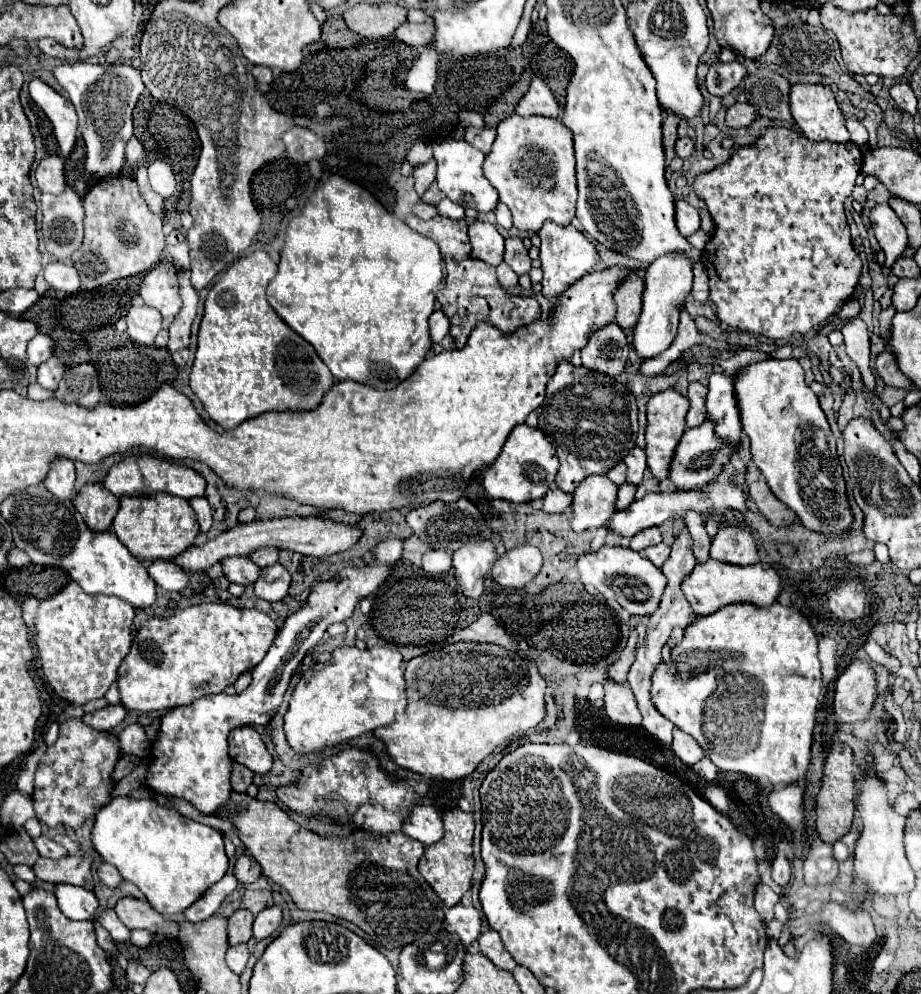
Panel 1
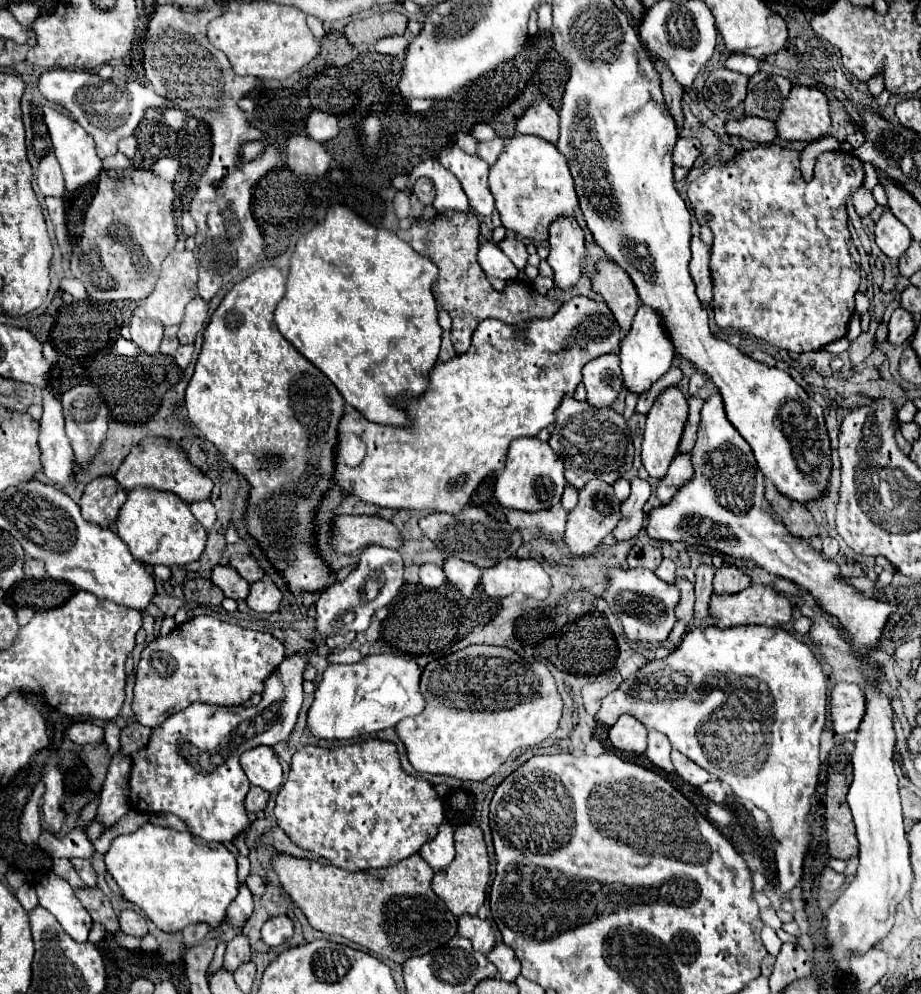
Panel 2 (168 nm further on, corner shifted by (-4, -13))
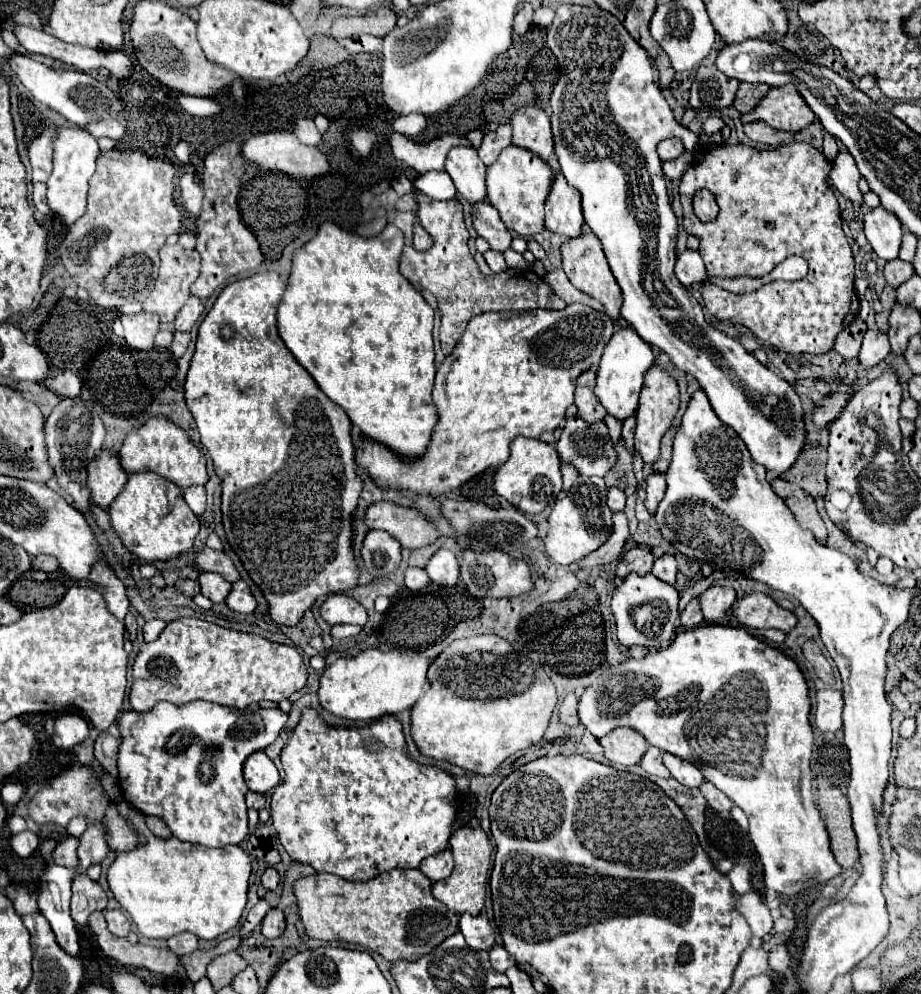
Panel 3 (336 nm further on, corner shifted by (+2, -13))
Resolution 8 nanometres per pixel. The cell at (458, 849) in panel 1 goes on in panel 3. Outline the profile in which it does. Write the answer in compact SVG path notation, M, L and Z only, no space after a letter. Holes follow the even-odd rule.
M465 825L454 831L450 837L450 849L454 855L454 873L446 877L444 885L440 881L432 883L432 893L438 901L442 901L450 911L462 915L478 915L480 909L484 907L484 897L486 897L486 877L488 877L488 867L490 867L490 855L492 855L492 845L488 841L488 835L480 827Z

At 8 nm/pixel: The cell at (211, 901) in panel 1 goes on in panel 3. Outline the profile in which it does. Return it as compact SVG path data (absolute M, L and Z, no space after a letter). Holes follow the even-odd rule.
M180 933L168 939L168 947L176 953L176 955L186 955L198 949L198 937L194 937L192 933Z

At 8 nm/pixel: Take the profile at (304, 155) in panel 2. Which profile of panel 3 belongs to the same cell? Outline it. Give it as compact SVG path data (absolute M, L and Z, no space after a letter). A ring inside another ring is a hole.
M274 131L256 133L248 141L244 141L242 155L244 155L244 159L256 163L258 169L262 169L262 171L286 173L286 175L290 175L294 179L314 179L314 177L320 177L320 175L330 171L330 163L326 159L326 155L316 147L302 145L294 137L292 131L290 133L282 133L282 131L278 131L278 133L274 133Z

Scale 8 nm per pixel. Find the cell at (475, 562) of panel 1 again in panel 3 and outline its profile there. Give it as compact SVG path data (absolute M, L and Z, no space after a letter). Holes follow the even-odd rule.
M438 549L426 565L432 583L454 587L458 581L458 557L448 549Z

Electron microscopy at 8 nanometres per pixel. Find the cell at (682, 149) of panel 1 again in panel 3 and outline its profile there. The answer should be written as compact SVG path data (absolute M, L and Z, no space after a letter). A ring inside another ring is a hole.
M666 139L658 145L658 155L662 161L674 161L684 153L684 145L680 139Z

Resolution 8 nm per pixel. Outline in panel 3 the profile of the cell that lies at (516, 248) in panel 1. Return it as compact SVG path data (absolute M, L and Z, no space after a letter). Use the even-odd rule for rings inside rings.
M486 199L474 205L472 219L474 219L476 231L490 243L490 249L492 249L492 251L504 253L506 249L510 249L510 245L512 245L512 235L510 235L510 231L504 227L504 223L500 221L496 209L494 209Z

